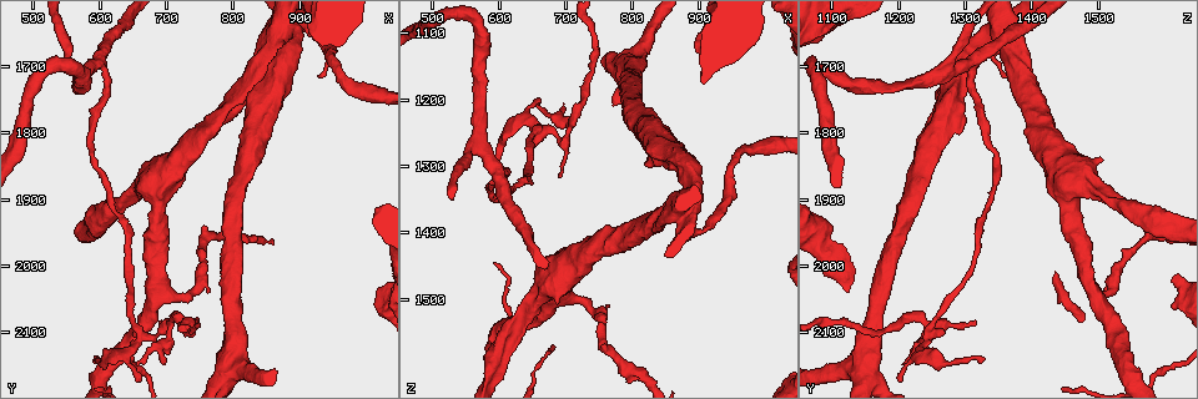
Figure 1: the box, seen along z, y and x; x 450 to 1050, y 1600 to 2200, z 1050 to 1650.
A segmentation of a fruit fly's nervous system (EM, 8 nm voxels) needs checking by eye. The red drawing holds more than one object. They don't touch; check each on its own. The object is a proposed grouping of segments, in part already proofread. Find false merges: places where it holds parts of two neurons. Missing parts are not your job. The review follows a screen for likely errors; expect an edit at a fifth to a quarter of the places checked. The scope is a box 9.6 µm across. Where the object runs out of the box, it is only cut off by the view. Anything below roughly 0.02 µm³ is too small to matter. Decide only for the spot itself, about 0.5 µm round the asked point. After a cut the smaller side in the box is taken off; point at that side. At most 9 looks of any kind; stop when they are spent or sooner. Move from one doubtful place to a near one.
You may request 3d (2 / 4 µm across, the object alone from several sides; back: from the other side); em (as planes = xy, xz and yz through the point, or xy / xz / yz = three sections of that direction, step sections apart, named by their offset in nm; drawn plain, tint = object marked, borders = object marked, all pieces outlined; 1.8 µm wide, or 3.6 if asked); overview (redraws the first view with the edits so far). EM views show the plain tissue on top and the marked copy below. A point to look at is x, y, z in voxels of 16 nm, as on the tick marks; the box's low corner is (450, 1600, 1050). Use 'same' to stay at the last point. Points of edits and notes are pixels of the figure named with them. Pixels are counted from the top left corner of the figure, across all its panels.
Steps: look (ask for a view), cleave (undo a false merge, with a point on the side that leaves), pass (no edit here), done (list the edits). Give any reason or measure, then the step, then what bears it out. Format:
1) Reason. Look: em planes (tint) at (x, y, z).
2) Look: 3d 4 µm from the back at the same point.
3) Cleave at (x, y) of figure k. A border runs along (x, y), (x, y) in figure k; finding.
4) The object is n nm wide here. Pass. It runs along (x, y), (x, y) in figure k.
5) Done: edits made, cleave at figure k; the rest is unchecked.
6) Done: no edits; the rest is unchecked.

Looks like a crossing. Look: em 3.6 µm xz step 4 (tint) at (800, 2140, 1150).

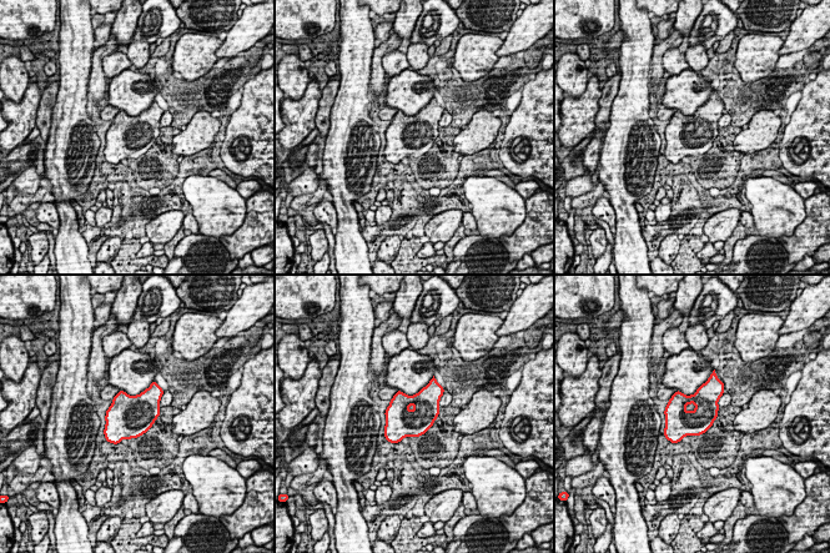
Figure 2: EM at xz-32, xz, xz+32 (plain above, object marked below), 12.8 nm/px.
Another direction. Look: em 3.6 µm yz step 8 (tint) at the same point.

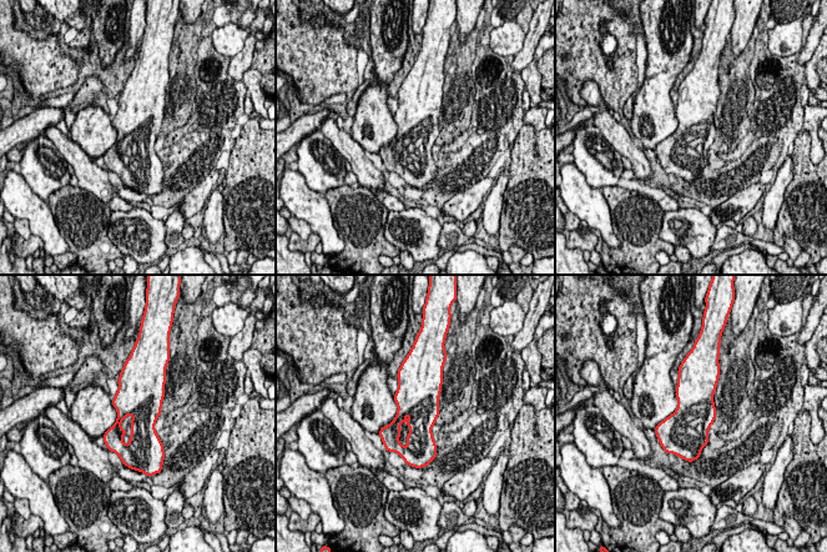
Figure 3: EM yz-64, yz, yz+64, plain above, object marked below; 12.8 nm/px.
The object is 500 nm wide here. Pass. Continuous, no second neuron.

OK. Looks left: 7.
Branch point. Look: em xy step 4 (tint) at (660, 2105, 1250).

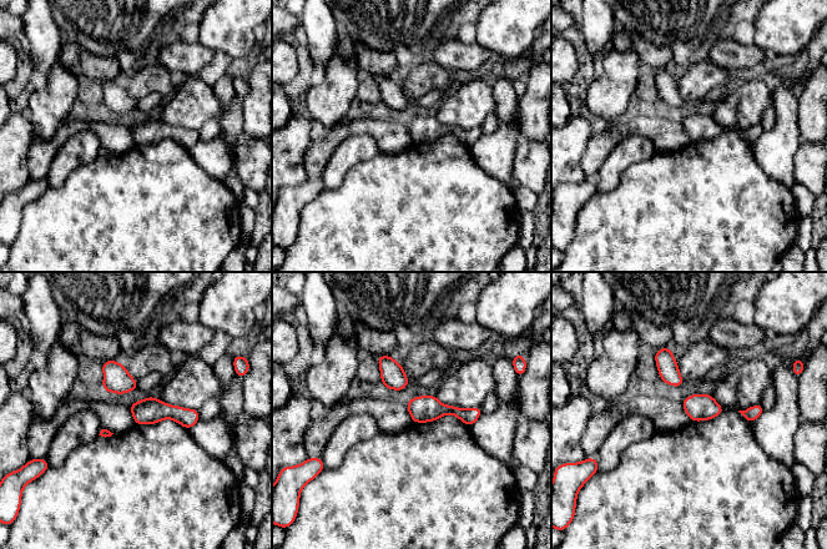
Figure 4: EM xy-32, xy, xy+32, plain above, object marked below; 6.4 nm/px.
Another direction. Look: em planes (tint) at the same point.

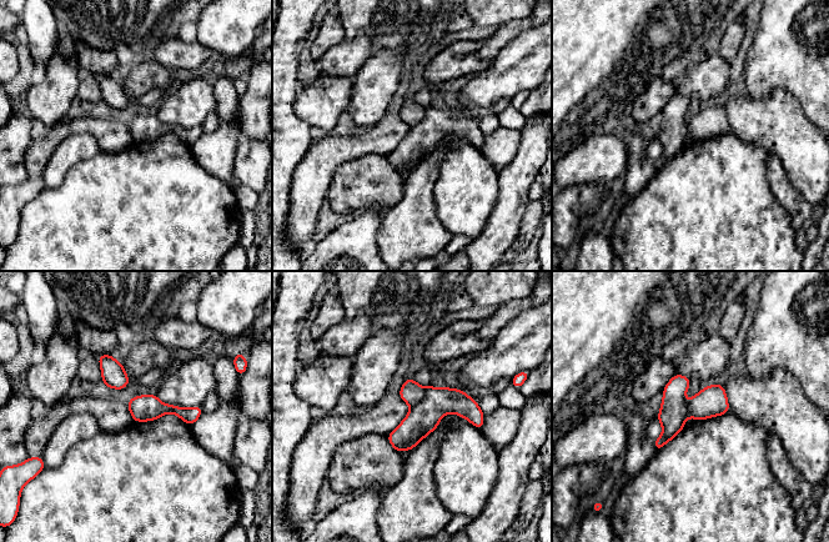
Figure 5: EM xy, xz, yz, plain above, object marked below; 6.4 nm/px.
Cleave at (423, 417) of figure 5. A second neuron is stuck on.

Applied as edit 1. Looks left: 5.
Redraw. Look: overview.

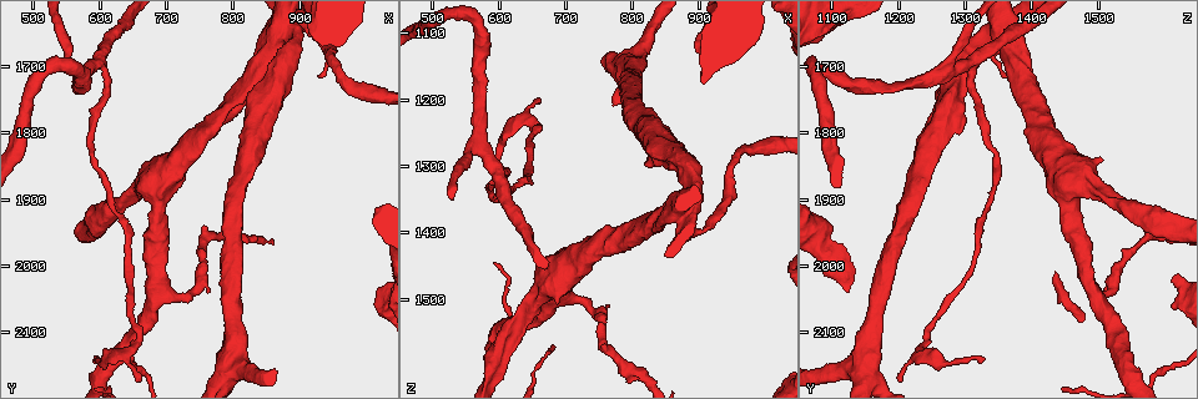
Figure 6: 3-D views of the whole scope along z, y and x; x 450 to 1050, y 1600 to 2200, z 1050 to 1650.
Look: em planes (tint) at (660, 1885, 1500).

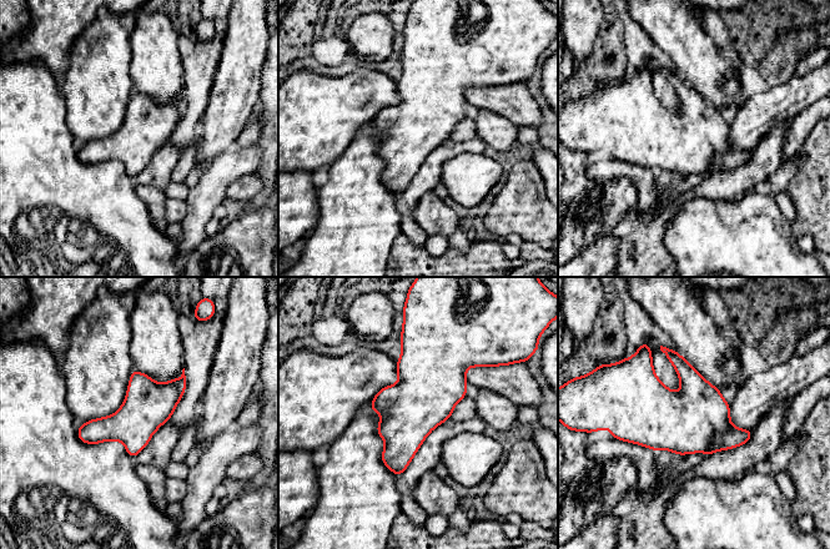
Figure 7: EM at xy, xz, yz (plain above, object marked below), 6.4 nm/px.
The object is 300 nm wide here. Pass. One neuron here.

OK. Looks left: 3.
Sudden change in width. Look: 3d 4 µm at (870, 1640, 1355).

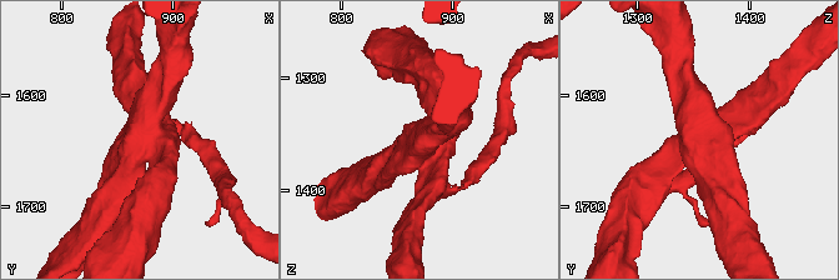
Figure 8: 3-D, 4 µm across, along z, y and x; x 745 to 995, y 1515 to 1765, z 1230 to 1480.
Look: em 3.6 µm xz step 4 (tint) at (876, 1640, 1354).

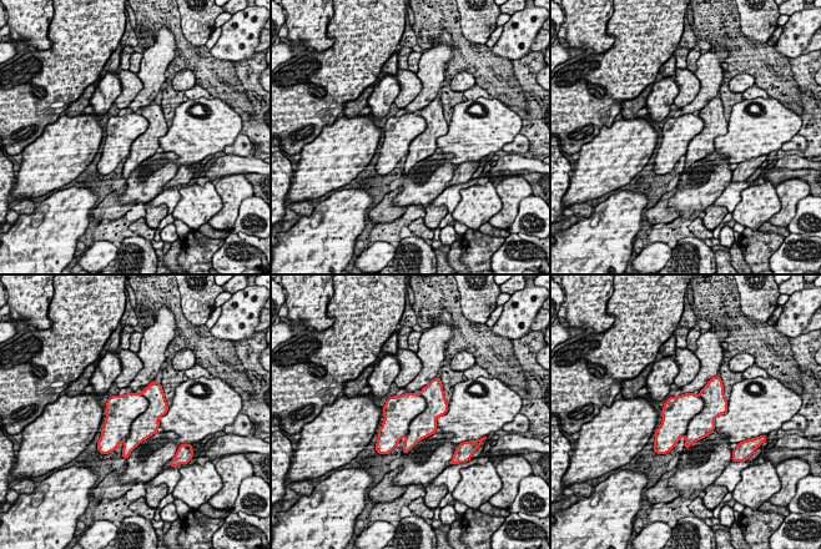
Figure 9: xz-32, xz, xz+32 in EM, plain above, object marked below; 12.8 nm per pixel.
Look: em 3.6 µm planes (tint) at the same point.

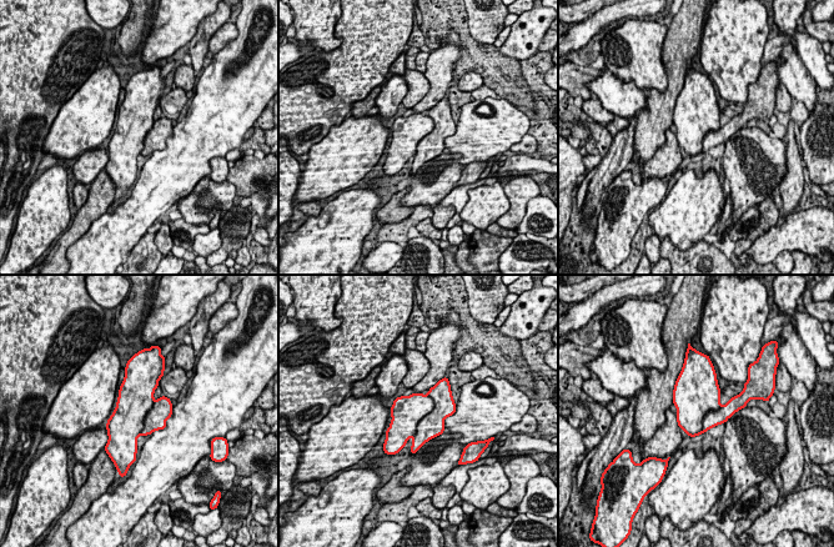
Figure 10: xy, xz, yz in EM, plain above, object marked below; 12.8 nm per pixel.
The object is 600 nm wide here. Cleave at (432, 425) of figure 10. The part that leaves runs along (441, 387), (441, 411), (415, 447) in figure 10; a second neuron is stuck on.

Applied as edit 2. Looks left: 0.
Done: edits made, cleave at figure 5, cleave at figure 10; the rest is unchecked.

